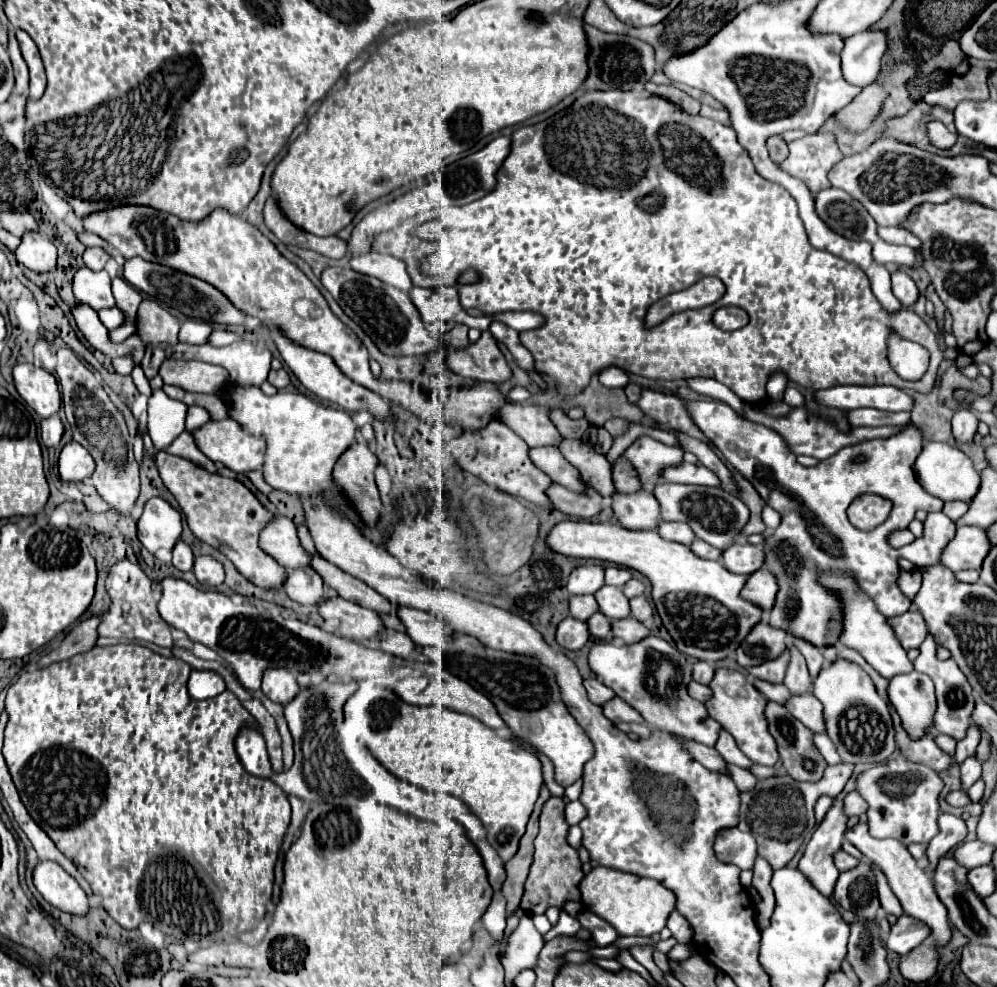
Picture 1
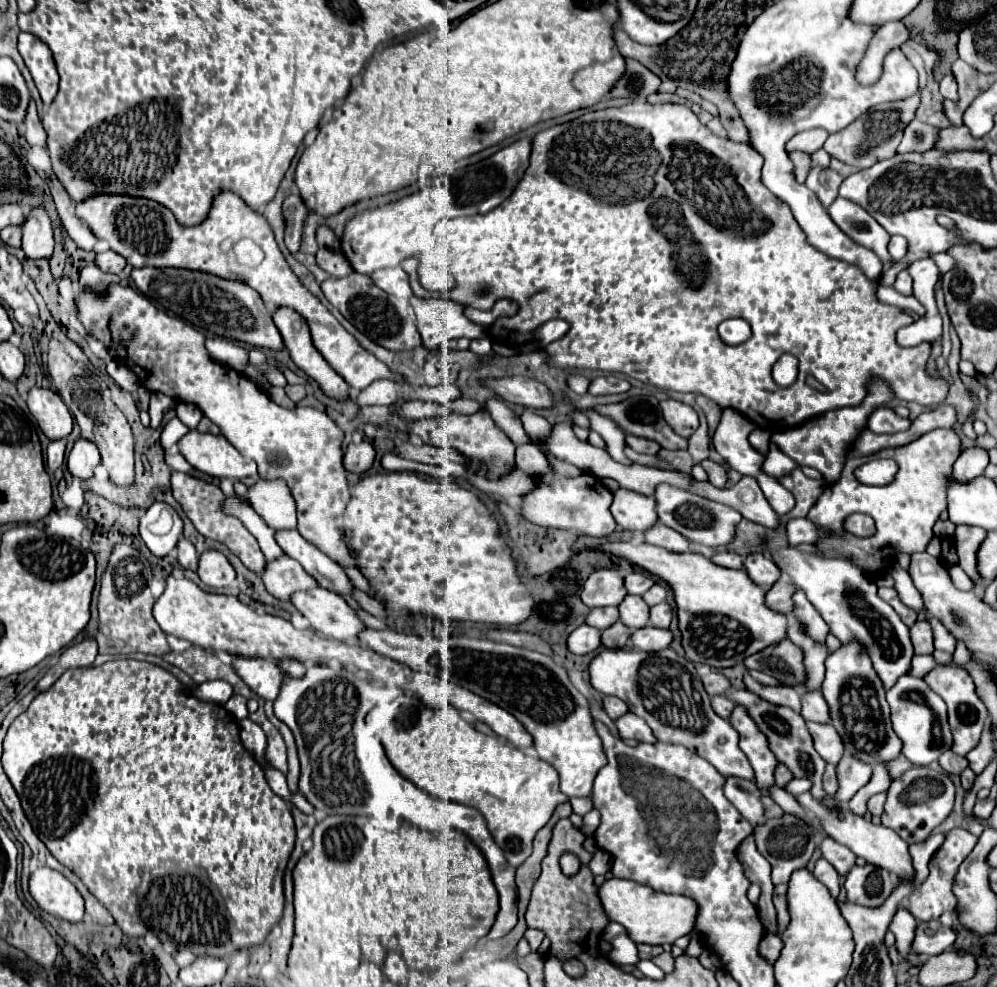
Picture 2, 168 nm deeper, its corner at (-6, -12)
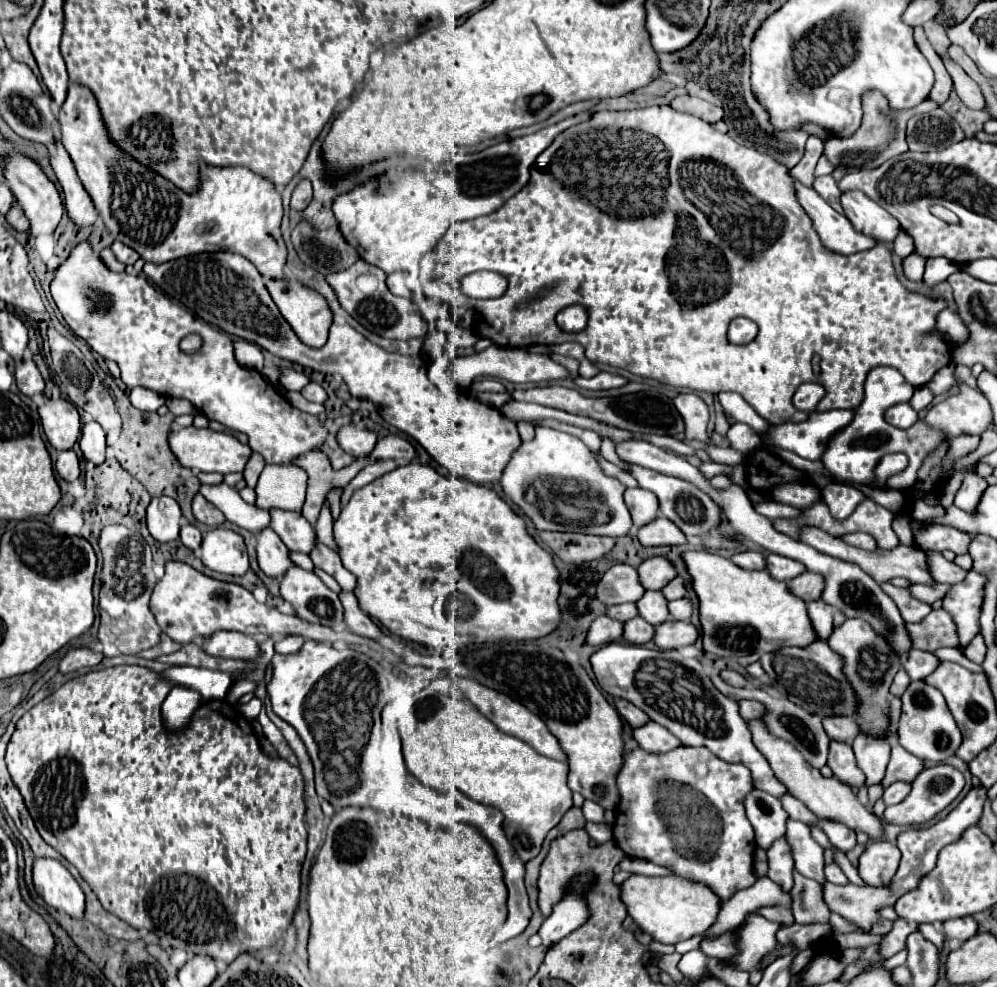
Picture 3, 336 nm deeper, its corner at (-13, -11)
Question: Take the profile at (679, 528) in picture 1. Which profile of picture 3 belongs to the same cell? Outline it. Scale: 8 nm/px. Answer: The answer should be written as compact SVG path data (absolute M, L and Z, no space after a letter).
M656 517L652 523L646 523L638 529L638 539L644 547L658 547L658 545L684 545L684 533L666 517Z

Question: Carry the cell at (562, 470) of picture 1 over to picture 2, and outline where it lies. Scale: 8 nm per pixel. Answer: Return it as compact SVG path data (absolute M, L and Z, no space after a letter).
M521 446L521 448L517 448L515 466L521 468L523 472L527 472L531 478L545 476L551 470L551 466L549 466L547 458L543 456L543 452L539 452L533 446Z

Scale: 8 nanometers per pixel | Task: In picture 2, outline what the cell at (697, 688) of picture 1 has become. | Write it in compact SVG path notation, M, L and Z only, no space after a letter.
M713 696L711 698L711 706L713 706L715 714L721 716L721 718L727 718L731 714L731 710L735 708L735 704L729 698L725 698L725 696Z

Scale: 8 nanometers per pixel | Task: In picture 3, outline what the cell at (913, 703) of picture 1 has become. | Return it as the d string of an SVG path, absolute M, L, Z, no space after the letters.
M912 681L906 693L902 695L902 717L898 725L900 745L910 751L912 755L924 759L924 761L946 761L952 757L960 745L960 729L946 707L946 701L942 693L924 681Z

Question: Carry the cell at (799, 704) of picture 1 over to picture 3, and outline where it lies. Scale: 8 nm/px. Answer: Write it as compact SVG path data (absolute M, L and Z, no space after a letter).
M830 743L830 755L828 755L828 765L832 767L834 775L850 785L850 787L864 787L866 783L866 775L862 773L862 769L856 765L856 759L854 759L854 751L852 751L852 745L848 743Z

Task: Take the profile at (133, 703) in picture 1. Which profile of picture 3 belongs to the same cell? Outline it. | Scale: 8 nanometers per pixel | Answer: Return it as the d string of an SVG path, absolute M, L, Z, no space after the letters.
M118 665L78 675L64 683L58 691L54 691L54 695L32 707L16 723L16 731L6 751L6 765L42 839L58 853L62 853L80 871L80 875L84 877L84 881L88 881L106 911L114 913L128 925L134 925L136 929L154 931L158 937L178 937L196 955L204 953L216 961L232 963L242 953L272 947L292 923L300 899L300 873L306 857L304 777L300 769L290 765L286 759L266 757L248 719L244 719L228 703L224 713L220 713L220 709L212 703L204 703L196 711L190 729L182 731L176 737L168 735L160 717L160 705L166 695L168 683L154 677L154 671L138 665Z

